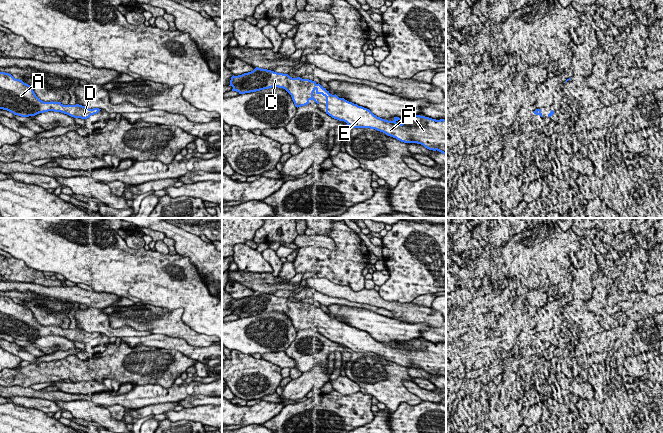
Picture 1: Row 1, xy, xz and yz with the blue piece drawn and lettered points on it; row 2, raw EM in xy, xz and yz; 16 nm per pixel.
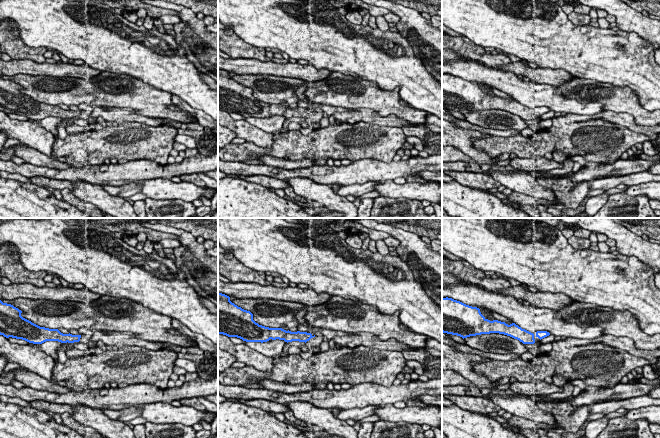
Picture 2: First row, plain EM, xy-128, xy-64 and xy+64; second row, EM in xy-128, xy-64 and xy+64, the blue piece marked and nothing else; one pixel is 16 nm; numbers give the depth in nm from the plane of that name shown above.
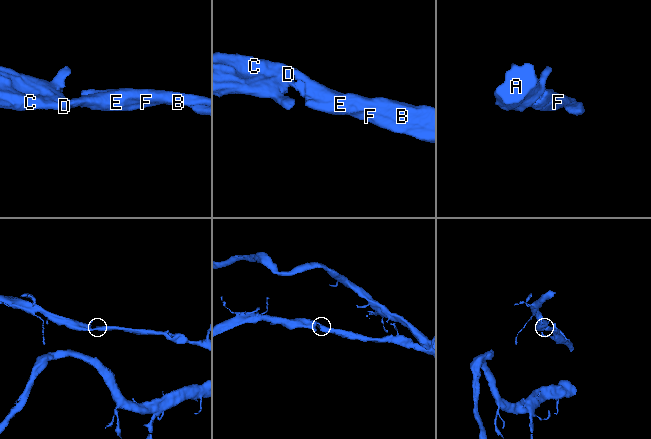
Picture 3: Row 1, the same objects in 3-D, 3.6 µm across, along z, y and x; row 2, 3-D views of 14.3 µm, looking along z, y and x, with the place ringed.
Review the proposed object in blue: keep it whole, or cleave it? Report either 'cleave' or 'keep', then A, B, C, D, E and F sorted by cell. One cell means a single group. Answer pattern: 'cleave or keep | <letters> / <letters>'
keep | A B C D E F

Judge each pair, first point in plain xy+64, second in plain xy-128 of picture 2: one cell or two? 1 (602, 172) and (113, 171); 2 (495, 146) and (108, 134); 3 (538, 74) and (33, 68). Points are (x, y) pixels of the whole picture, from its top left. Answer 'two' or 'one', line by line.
1: one
2: one
3: one

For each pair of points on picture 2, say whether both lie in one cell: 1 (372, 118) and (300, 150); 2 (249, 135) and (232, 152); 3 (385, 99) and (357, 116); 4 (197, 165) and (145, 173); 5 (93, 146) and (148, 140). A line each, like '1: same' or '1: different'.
1: different
2: different
3: different
4: same
5: same

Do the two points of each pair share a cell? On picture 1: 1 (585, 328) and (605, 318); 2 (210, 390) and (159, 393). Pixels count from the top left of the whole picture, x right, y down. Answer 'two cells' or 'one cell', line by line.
1: two cells
2: one cell

